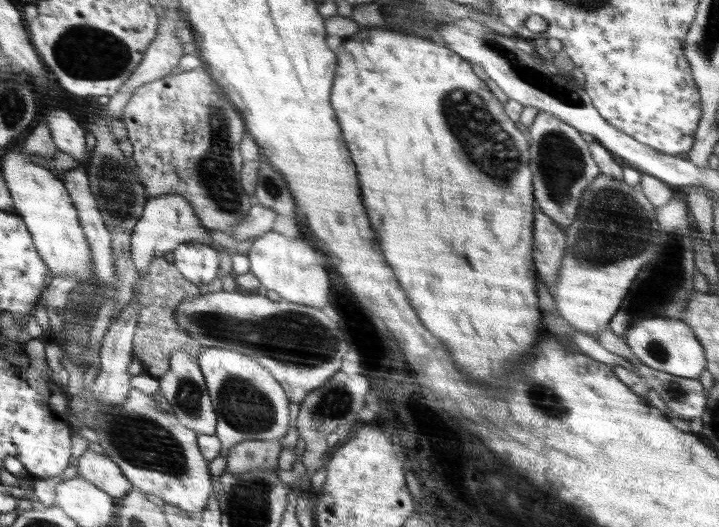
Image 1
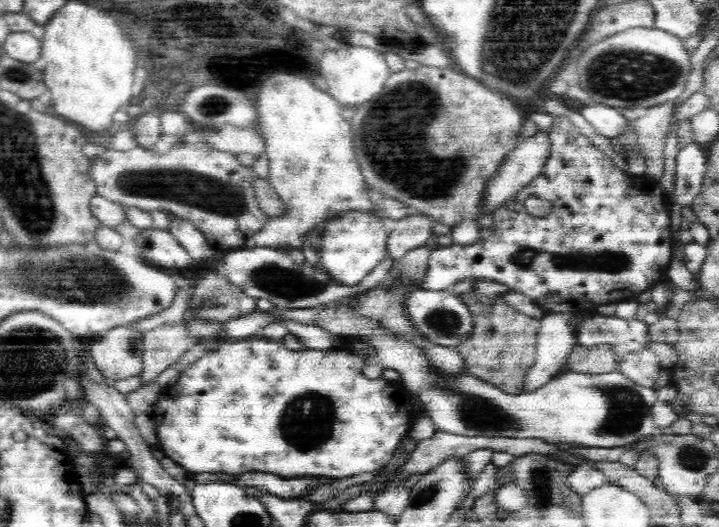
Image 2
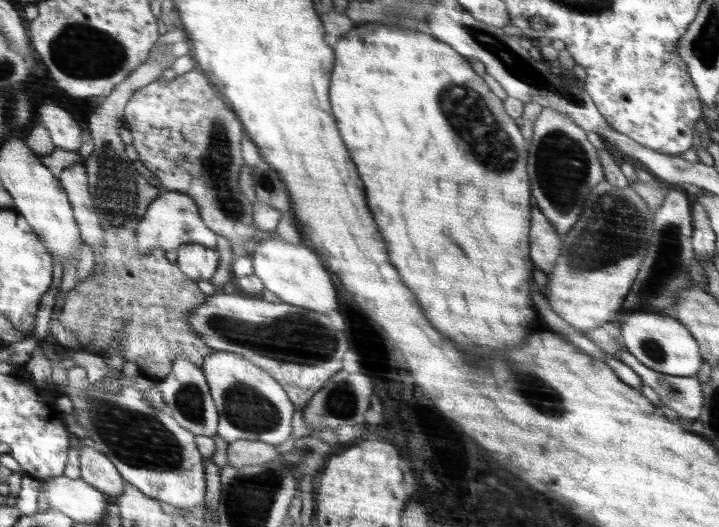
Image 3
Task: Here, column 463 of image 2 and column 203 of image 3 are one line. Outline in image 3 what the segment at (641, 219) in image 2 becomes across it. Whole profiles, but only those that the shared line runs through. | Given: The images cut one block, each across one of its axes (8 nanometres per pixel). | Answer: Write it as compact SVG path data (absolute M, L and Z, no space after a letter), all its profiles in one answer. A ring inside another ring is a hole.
M186 243L176 249L176 264L190 280L210 280L219 265L219 253L198 243Z

